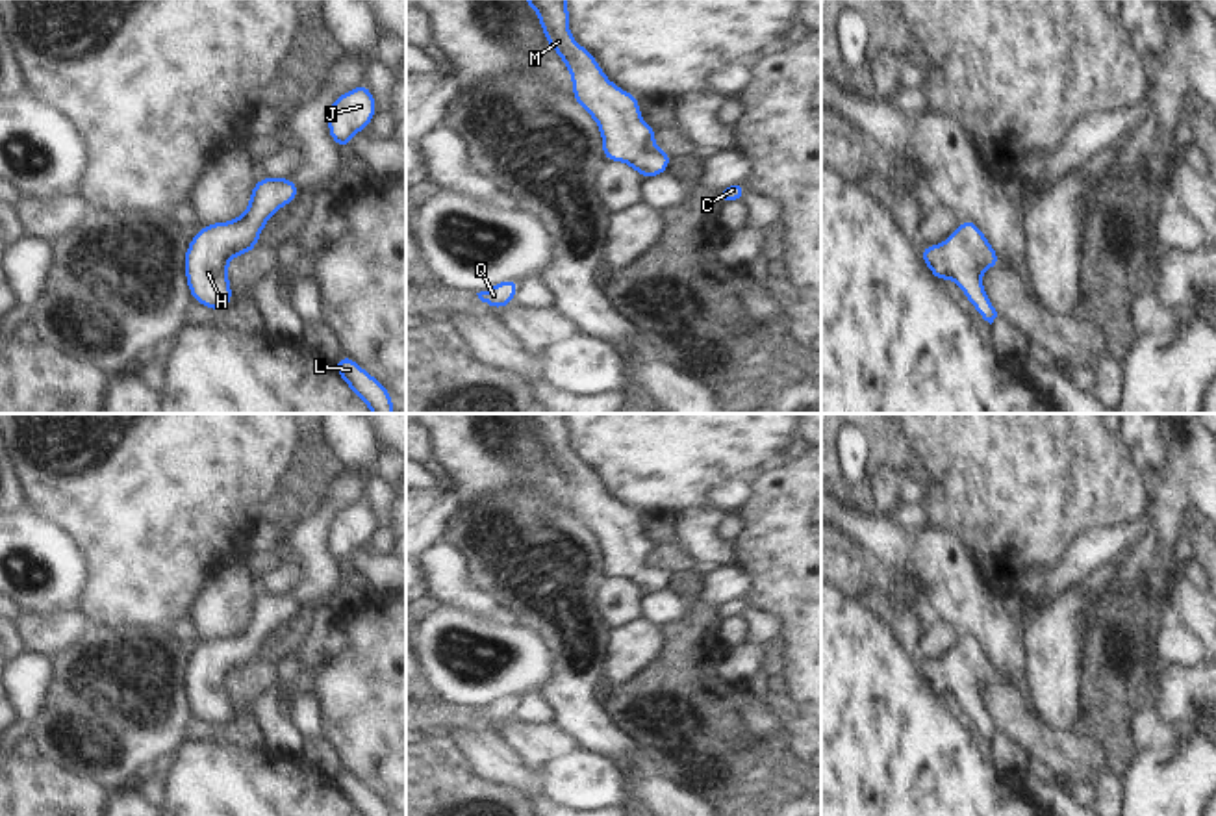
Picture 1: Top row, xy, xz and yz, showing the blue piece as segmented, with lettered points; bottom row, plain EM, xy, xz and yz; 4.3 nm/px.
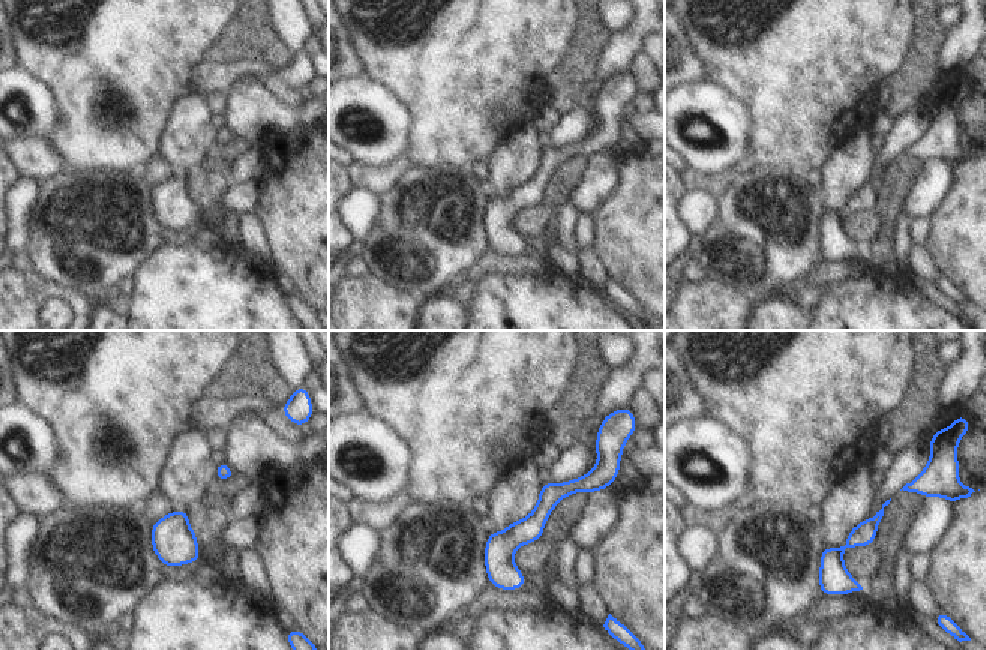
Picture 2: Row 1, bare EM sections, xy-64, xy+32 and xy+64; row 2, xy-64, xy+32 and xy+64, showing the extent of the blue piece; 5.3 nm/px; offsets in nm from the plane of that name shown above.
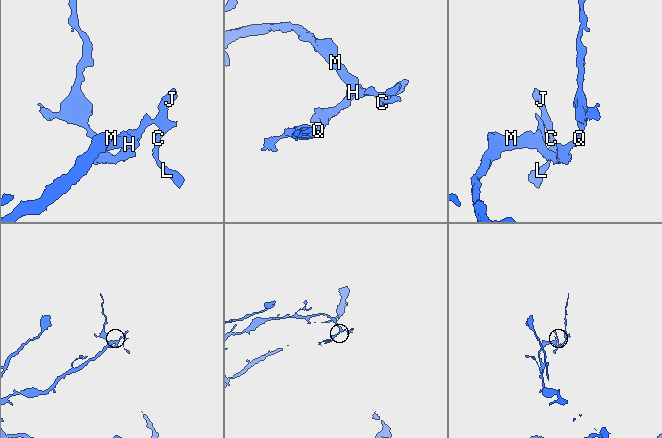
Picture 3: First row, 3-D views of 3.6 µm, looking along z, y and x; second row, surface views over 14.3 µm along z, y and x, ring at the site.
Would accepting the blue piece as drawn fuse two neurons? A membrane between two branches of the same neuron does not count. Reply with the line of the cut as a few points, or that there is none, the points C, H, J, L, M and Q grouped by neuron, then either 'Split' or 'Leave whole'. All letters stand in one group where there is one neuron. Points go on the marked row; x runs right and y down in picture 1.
No split. Groups: C H J L M Q. Leave whole.

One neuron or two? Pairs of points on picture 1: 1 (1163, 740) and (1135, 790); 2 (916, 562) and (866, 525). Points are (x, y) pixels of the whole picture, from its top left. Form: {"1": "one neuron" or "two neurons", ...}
{"1": "two neurons", "2": "one neuron"}

